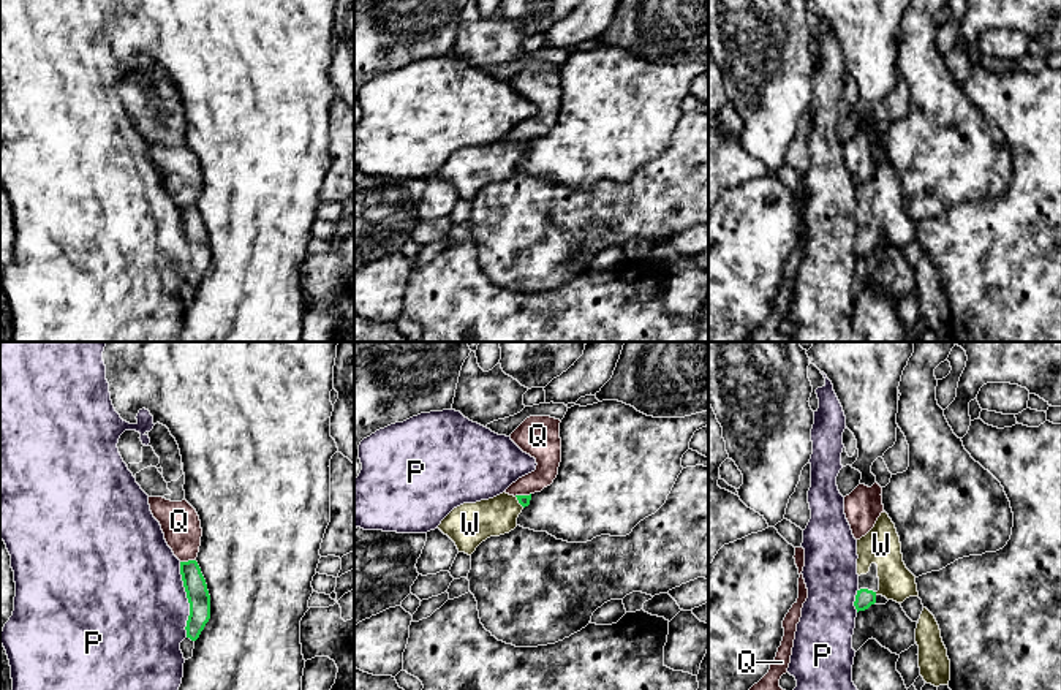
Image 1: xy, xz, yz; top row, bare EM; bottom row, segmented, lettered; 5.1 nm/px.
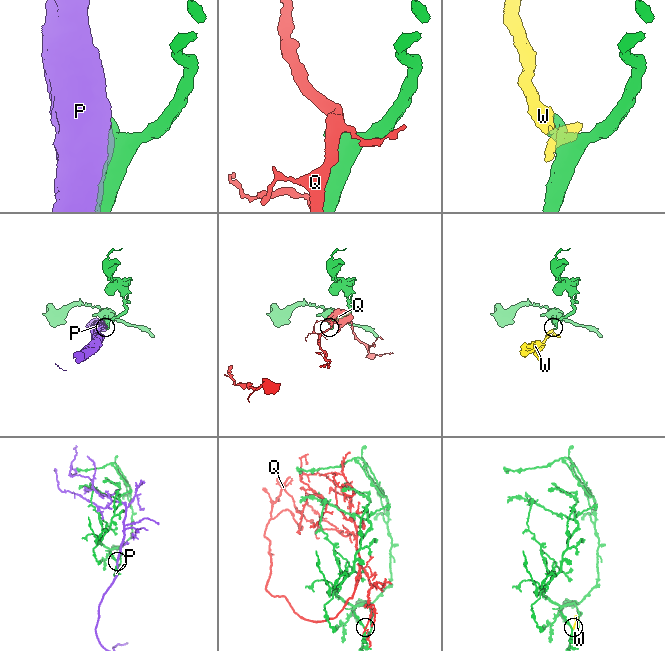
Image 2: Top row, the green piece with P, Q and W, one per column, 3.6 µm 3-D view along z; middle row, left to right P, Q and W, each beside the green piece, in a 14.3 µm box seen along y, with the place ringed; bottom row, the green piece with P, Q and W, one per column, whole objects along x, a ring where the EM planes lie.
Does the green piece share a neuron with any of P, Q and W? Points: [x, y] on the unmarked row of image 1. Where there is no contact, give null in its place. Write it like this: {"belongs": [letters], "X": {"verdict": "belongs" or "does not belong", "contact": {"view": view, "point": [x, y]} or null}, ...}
{"belongs": ["W"], "P": {"verdict": "does not belong", "contact": {"view": "xy", "point": [188, 246]}}, "Q": {"verdict": "does not belong", "contact": {"view": "xy", "point": [188, 206]}}, "W": {"verdict": "belongs", "contact": {"view": "xz", "point": [519, 147]}}}

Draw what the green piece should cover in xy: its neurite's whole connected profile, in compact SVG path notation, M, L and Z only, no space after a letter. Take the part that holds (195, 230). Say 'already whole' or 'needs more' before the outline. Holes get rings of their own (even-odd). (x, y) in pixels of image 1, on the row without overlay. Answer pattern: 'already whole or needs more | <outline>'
already whole | M196 206L180 207L180 220L190 248L187 283L196 286L210 264L210 241Z

